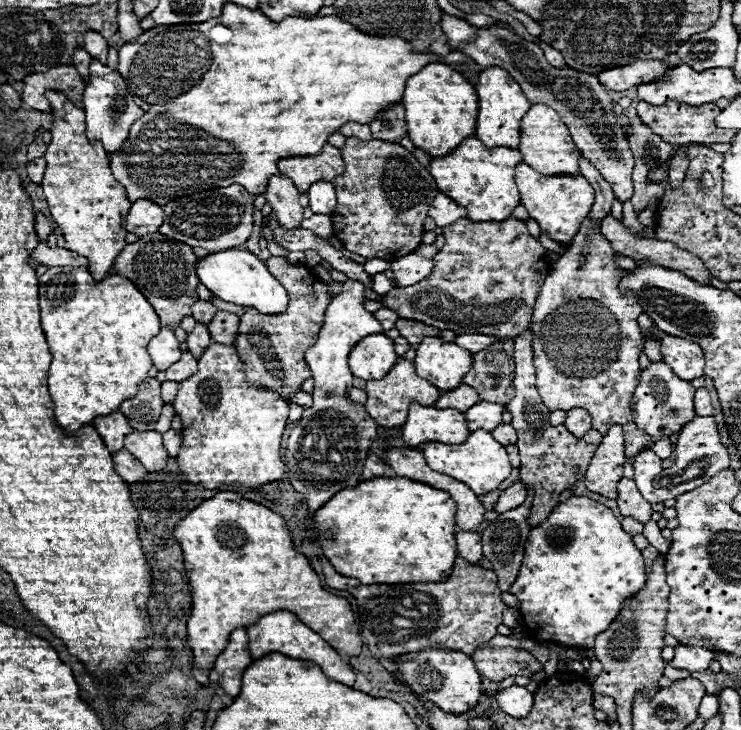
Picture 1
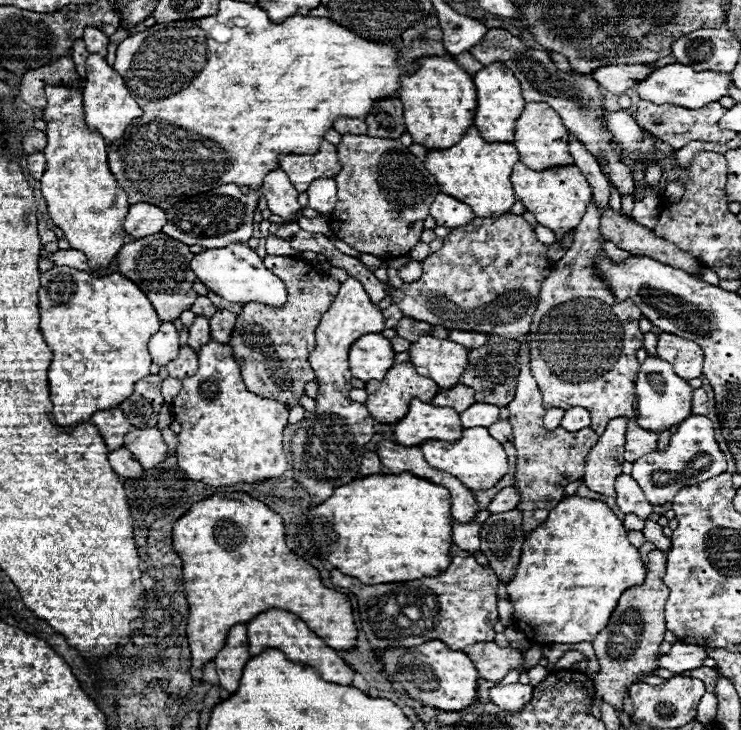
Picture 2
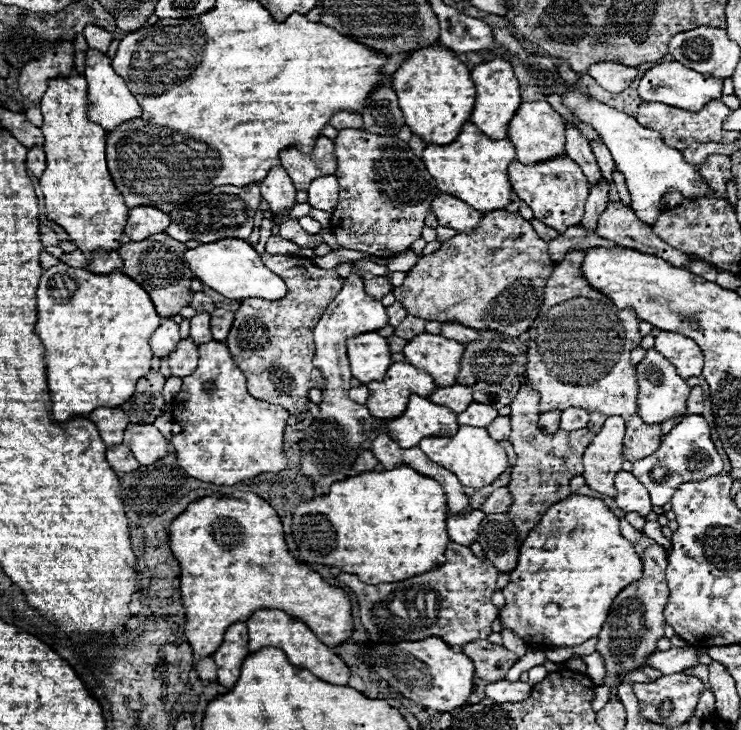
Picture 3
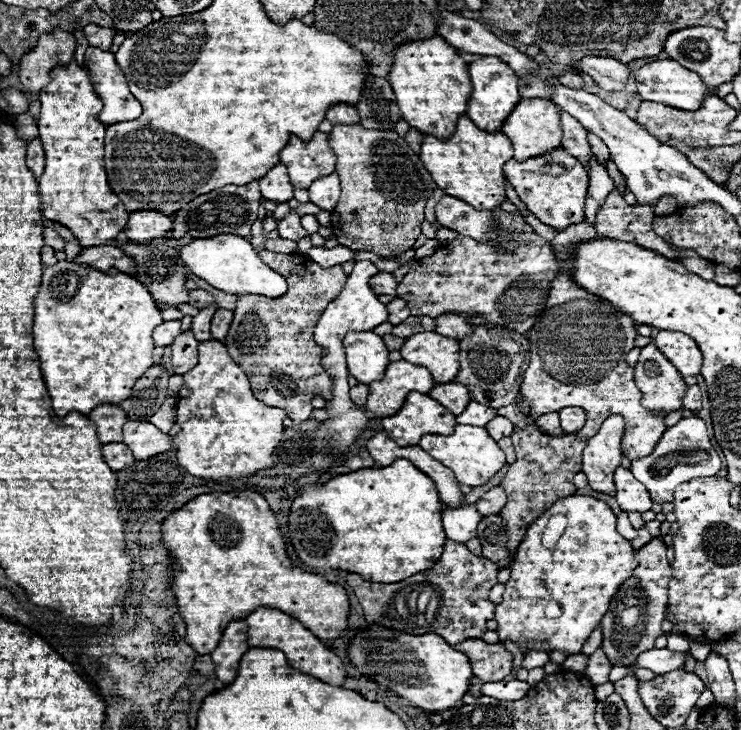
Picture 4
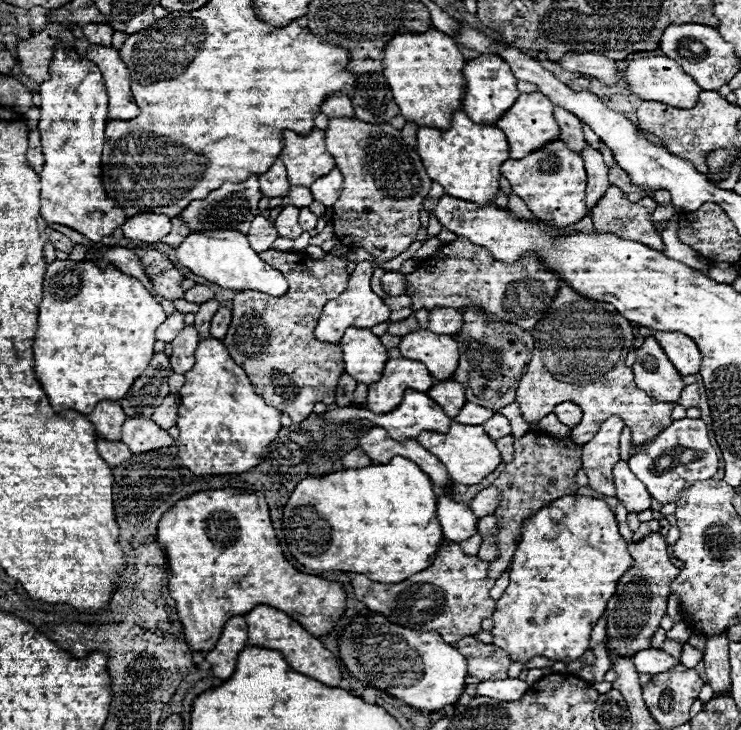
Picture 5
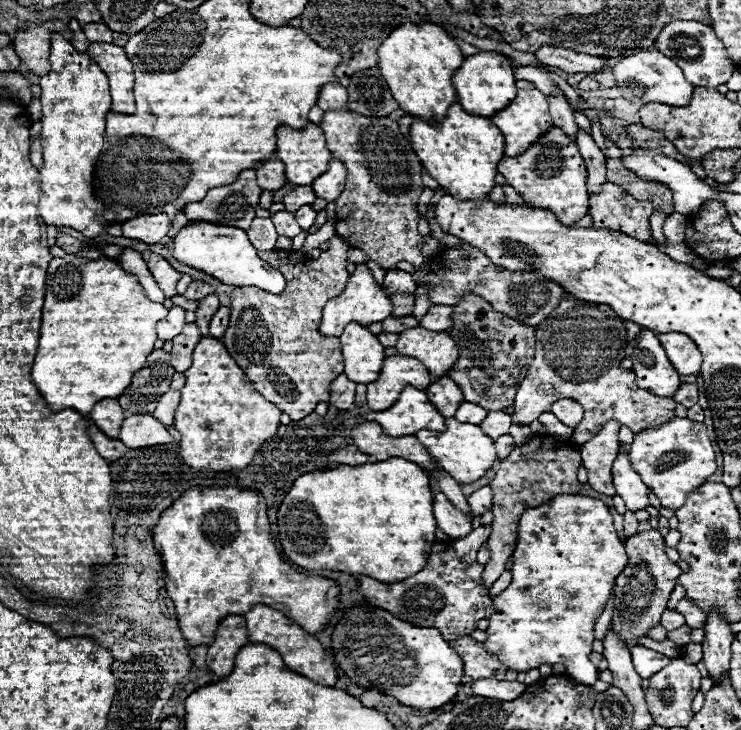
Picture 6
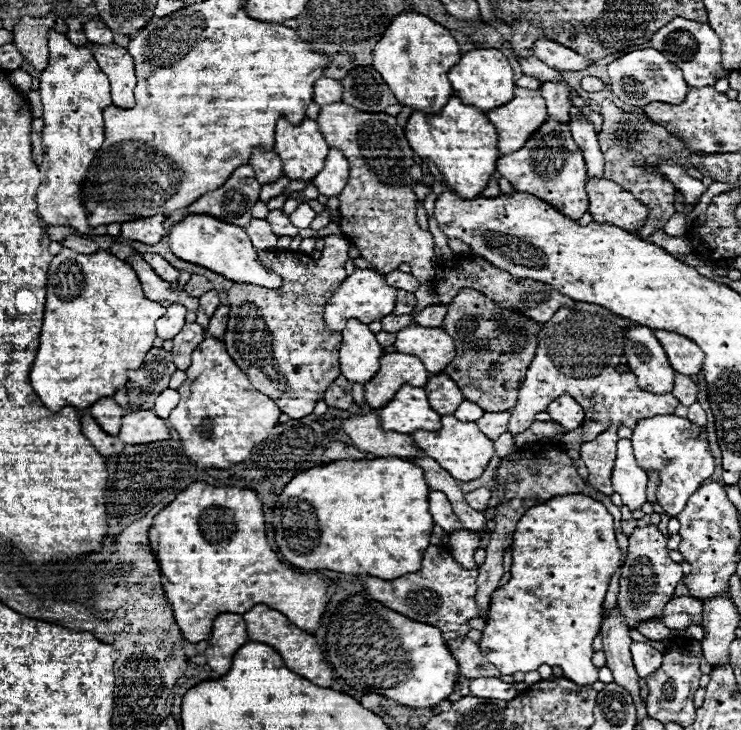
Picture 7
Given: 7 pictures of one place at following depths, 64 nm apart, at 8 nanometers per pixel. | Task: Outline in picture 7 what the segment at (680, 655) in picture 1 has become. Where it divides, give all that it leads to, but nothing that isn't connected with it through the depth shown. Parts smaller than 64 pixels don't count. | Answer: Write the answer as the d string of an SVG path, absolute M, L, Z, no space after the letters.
M632 642L630 646L632 658L634 658L634 668L640 678L648 678L652 672L656 672L662 664L662 652L654 650L652 646L644 642Z

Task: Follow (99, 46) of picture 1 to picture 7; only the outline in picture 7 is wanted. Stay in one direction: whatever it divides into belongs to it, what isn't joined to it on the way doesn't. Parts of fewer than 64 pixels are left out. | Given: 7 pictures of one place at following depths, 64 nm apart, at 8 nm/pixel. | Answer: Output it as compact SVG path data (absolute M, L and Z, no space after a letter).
M100 20L86 22L84 32L86 32L86 38L94 44L108 44L108 42L112 42L112 36L114 36L114 32Z

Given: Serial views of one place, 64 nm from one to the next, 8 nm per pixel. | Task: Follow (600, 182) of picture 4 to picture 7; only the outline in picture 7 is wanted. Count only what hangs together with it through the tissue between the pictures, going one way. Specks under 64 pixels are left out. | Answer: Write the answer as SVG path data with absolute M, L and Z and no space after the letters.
M572 120L570 132L584 154L588 166L588 178L602 178L604 176L604 156L598 146L598 138L594 132L594 124L590 120Z

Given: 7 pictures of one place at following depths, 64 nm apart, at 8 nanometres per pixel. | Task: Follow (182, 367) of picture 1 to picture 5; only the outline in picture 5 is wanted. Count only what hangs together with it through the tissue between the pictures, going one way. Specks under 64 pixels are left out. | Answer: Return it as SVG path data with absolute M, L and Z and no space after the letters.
M194 326L182 328L180 334L174 338L174 342L172 342L174 352L170 356L170 364L176 374L184 374L194 366L194 352L196 352L198 342L200 342L200 338L198 338L198 332L194 330Z

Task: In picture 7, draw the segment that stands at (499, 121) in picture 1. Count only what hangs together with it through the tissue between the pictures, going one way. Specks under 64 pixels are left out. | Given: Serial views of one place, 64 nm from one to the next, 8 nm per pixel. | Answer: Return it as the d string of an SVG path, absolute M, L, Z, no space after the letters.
M478 48L472 52L462 54L460 62L448 72L448 78L452 82L452 88L456 96L474 108L480 108L484 114L492 108L504 106L514 96L514 78L508 58L496 50L496 48Z

